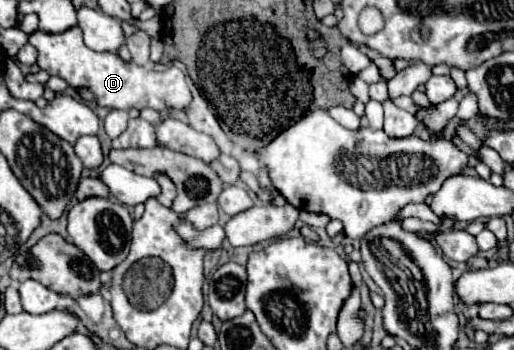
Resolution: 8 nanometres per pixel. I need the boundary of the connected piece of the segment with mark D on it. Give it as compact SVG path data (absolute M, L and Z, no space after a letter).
M78 26L60 34L36 30L28 42L38 48L40 70L46 70L50 76L60 76L70 88L88 88L94 94L94 102L98 106L118 110L154 108L162 112L168 108L188 110L192 102L190 88L180 68L170 66L162 72L156 72L142 68L134 62L124 62L116 52L94 52L84 44L82 30Z

